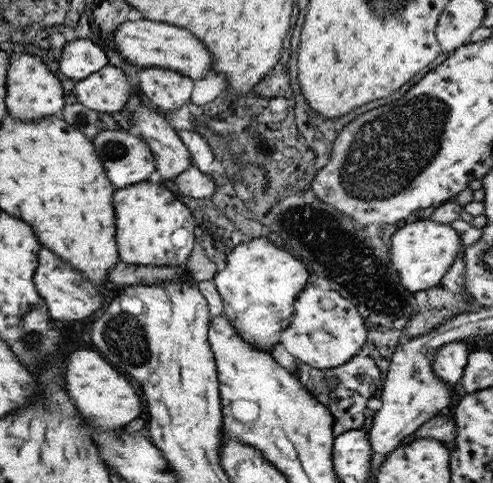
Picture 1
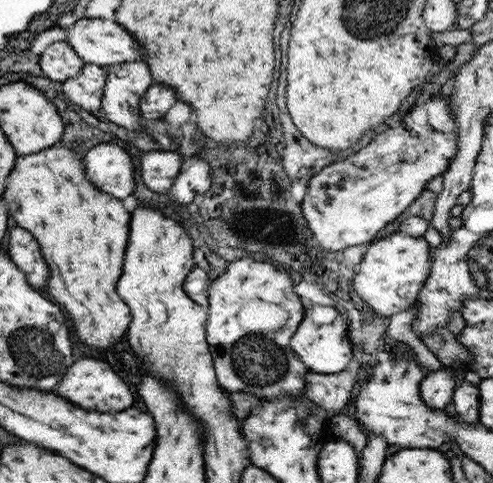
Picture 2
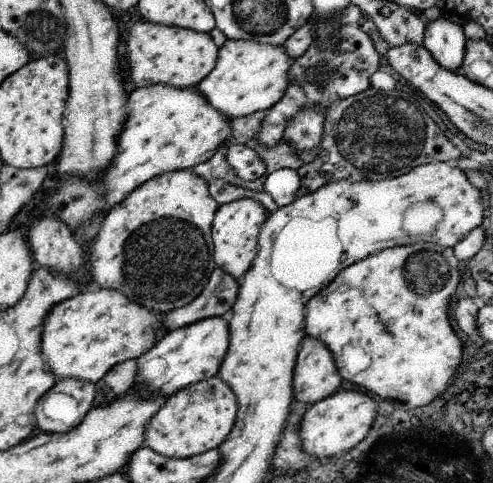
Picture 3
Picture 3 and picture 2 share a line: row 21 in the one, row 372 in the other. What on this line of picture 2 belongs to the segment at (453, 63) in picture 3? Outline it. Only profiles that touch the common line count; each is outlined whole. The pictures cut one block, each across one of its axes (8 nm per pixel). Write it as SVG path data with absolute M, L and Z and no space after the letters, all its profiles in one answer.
M443 366L441 370L437 370L433 374L425 374L425 378L421 380L421 386L419 386L419 396L421 396L423 404L427 404L427 408L431 408L431 410L437 412L437 410L443 410L453 400L453 394L455 394L453 372L457 372L457 370L451 370L447 366Z

